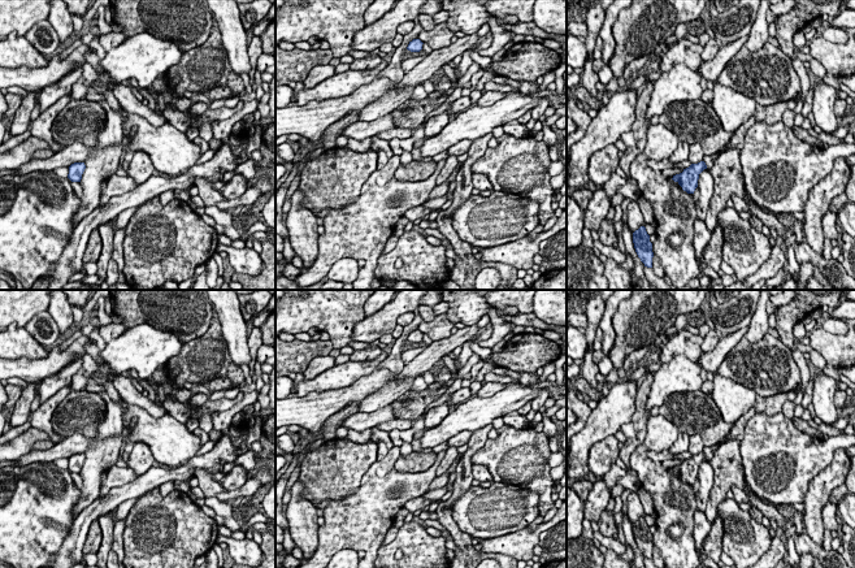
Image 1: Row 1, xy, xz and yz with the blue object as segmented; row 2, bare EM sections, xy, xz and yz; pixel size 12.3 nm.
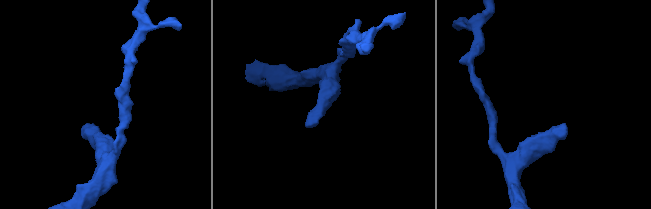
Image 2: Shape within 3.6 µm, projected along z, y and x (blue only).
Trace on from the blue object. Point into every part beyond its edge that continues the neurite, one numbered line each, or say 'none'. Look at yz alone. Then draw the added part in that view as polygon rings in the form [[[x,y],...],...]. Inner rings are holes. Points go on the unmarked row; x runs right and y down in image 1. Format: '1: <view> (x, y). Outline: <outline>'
1: yz (737, 432). Outline: [[[751,407],[746,413],[743,413],[734,424],[732,430],[729,432],[729,434],[722,439],[721,443],[717,443],[715,446],[709,446],[709,447],[704,447],[703,452],[707,456],[707,460],[712,459],[713,451],[721,446],[724,442],[726,442],[728,439],[730,441],[742,441],[743,435],[745,435],[745,428],[748,422],[748,420],[756,415],[756,409],[755,407]]]

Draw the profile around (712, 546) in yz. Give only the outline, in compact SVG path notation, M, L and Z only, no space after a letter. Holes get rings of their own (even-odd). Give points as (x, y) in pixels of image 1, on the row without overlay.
M717 517L711 525L709 534L703 542L703 547L699 550L700 554L707 555L715 563L719 563L722 552L722 536L724 536L724 521Z

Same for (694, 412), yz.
M703 391L673 393L661 407L654 407L650 416L661 415L678 428L678 433L699 434L704 447L721 443L733 424L722 420L712 396Z

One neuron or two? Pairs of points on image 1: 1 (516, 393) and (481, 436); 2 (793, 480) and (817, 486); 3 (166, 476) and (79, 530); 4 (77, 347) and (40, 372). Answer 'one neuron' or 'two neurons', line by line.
1: two neurons
2: two neurons
3: one neuron
4: one neuron

